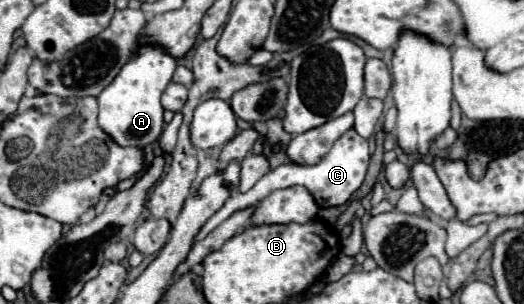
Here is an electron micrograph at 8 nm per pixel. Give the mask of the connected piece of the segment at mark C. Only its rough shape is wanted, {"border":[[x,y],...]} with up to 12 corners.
{"border":[[345,132],[313,166],[283,164],[229,196],[203,240],[235,210],[305,186],[321,208],[349,202],[365,180],[369,144]]}

